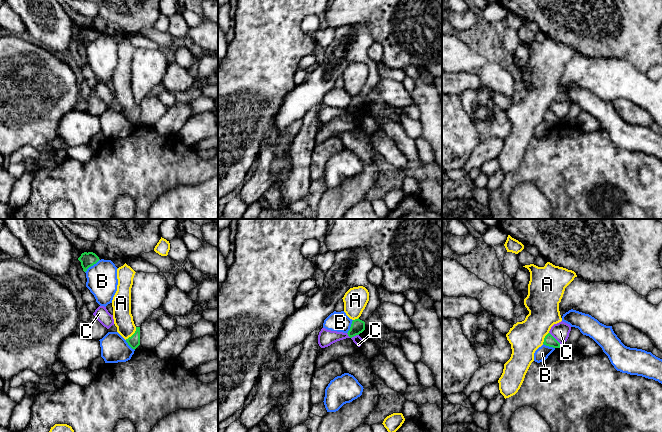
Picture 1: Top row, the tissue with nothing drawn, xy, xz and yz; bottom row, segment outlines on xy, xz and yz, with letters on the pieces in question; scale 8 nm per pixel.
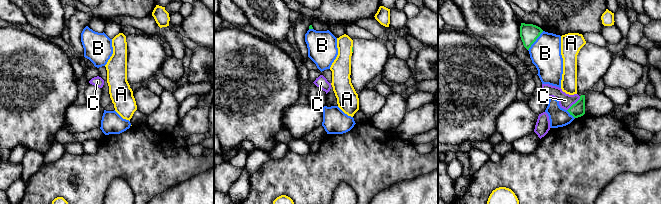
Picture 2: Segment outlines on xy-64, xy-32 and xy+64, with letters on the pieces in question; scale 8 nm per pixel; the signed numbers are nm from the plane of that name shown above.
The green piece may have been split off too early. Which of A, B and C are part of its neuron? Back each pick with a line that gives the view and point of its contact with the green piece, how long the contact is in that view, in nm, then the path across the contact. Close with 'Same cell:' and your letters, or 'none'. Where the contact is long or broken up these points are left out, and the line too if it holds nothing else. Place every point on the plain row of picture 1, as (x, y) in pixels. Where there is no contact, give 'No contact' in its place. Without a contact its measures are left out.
Same cell: none

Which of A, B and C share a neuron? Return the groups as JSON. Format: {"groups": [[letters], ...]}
{"groups": [["A"], ["B"], ["C"]]}

